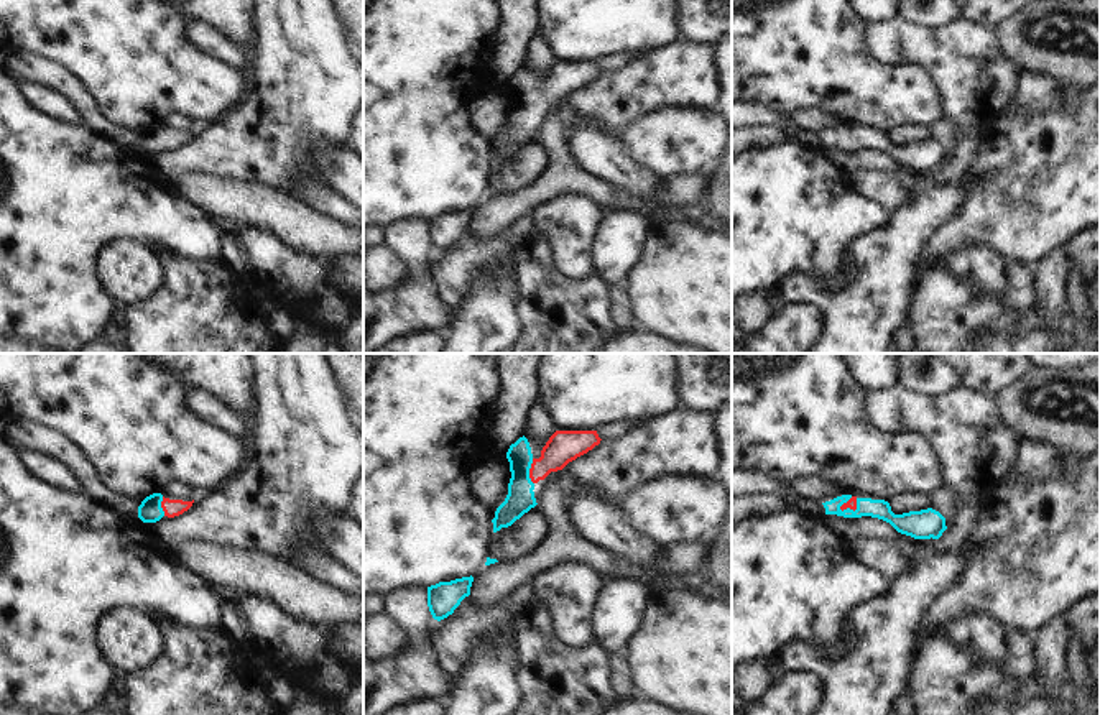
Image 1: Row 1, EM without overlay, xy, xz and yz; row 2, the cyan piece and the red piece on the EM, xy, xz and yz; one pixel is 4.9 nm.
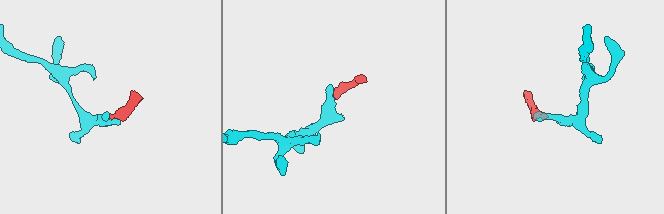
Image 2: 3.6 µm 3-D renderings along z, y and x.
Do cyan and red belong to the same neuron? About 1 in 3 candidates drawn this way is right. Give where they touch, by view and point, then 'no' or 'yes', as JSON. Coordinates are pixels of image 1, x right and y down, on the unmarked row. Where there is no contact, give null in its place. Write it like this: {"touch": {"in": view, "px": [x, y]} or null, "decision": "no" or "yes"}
{"touch": {"in": "xz", "px": [528, 104]}, "decision": "yes"}

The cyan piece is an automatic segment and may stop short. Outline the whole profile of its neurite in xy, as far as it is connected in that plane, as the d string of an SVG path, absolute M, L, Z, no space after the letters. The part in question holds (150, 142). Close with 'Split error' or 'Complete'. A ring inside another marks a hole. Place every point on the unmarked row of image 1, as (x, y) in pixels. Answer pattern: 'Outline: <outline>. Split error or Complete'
Outline: M153 125L146 128L141 136L138 138L138 150L143 155L156 155L163 148L174 150L183 146L192 138L192 133L183 133L183 131L169 131L164 130L161 125Z. Split error.

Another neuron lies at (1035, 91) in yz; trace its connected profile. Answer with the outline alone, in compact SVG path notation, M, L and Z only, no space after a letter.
M1018 69L1013 104L1029 112L1057 107L1065 102L1064 84L1041 72Z

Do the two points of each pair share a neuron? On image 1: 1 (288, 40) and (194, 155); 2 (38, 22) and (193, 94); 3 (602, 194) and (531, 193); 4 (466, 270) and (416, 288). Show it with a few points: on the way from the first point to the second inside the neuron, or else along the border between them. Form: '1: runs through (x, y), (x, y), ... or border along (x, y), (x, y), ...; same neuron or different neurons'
1: runs through (281, 71), (226, 133); same neuron
2: runs through (76, 22), (99, 22), (145, 68), (155, 71); same neuron
3: runs through (584, 184), (550, 184); same neuron
4: border along (429, 267), (434, 290), (451, 316); different neurons

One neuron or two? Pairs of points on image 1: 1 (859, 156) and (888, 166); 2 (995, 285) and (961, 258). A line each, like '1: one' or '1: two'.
1: one
2: one

